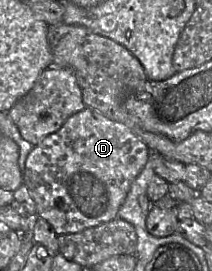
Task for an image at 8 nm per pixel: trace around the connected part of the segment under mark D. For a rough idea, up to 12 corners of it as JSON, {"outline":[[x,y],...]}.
{"outline":[[86,107],[24,184],[56,234],[117,218],[152,151]]}

